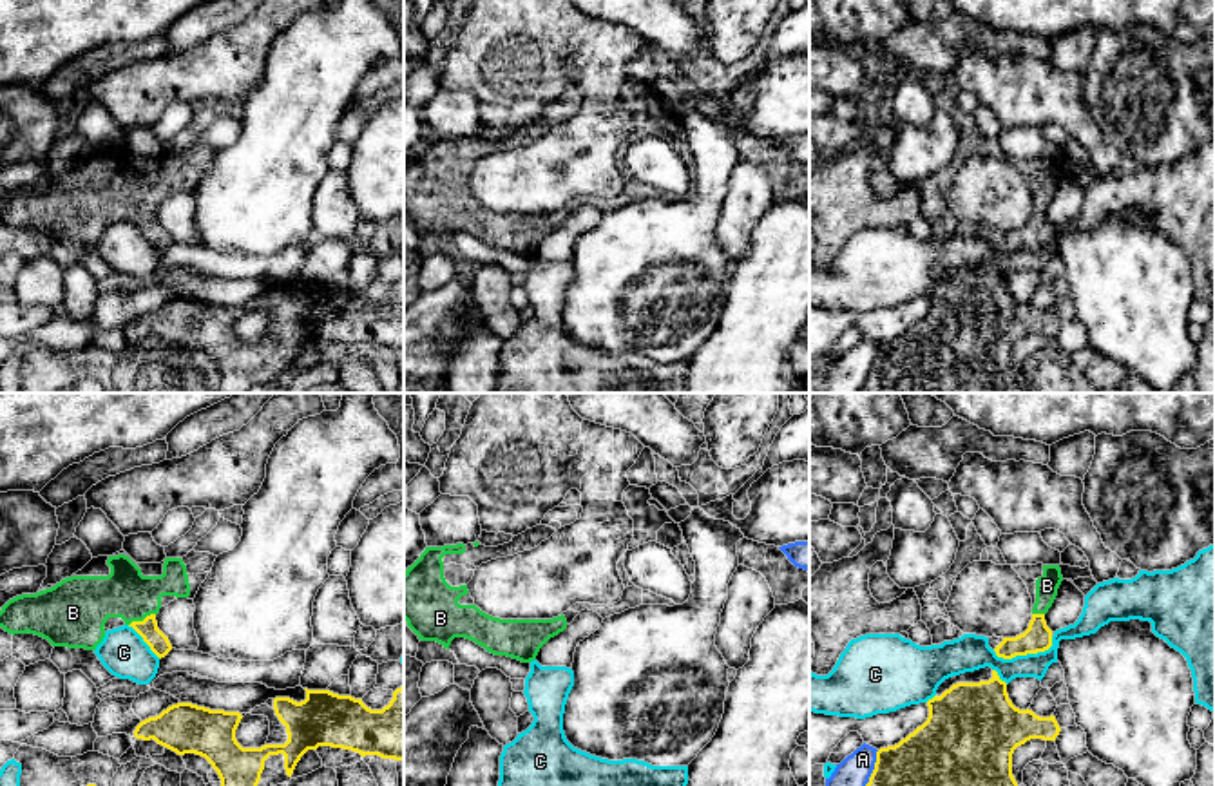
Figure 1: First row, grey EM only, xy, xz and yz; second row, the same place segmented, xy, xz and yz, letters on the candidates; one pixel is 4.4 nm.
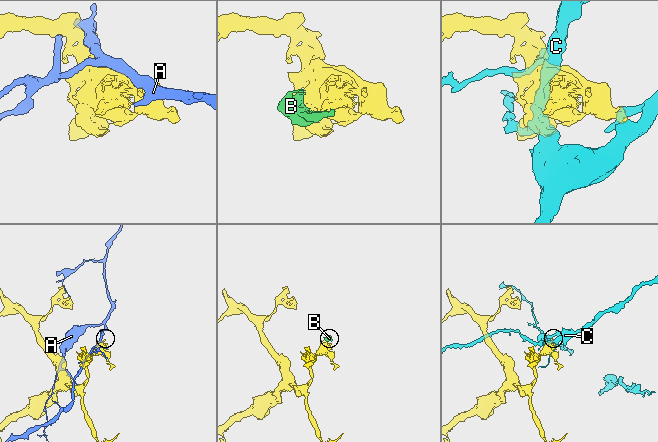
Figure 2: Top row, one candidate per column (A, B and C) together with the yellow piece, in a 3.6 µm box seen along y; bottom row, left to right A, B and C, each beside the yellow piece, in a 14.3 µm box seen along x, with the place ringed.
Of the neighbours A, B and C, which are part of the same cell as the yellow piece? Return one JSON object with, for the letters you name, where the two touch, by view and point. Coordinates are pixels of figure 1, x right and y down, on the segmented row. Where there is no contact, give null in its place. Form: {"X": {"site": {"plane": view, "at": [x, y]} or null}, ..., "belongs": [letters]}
{"B": {"site": {"plane": "xy", "at": [143, 620]}}, "belongs": ["B"]}

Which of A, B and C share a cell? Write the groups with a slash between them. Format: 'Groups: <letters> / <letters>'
Groups: A / B / C

